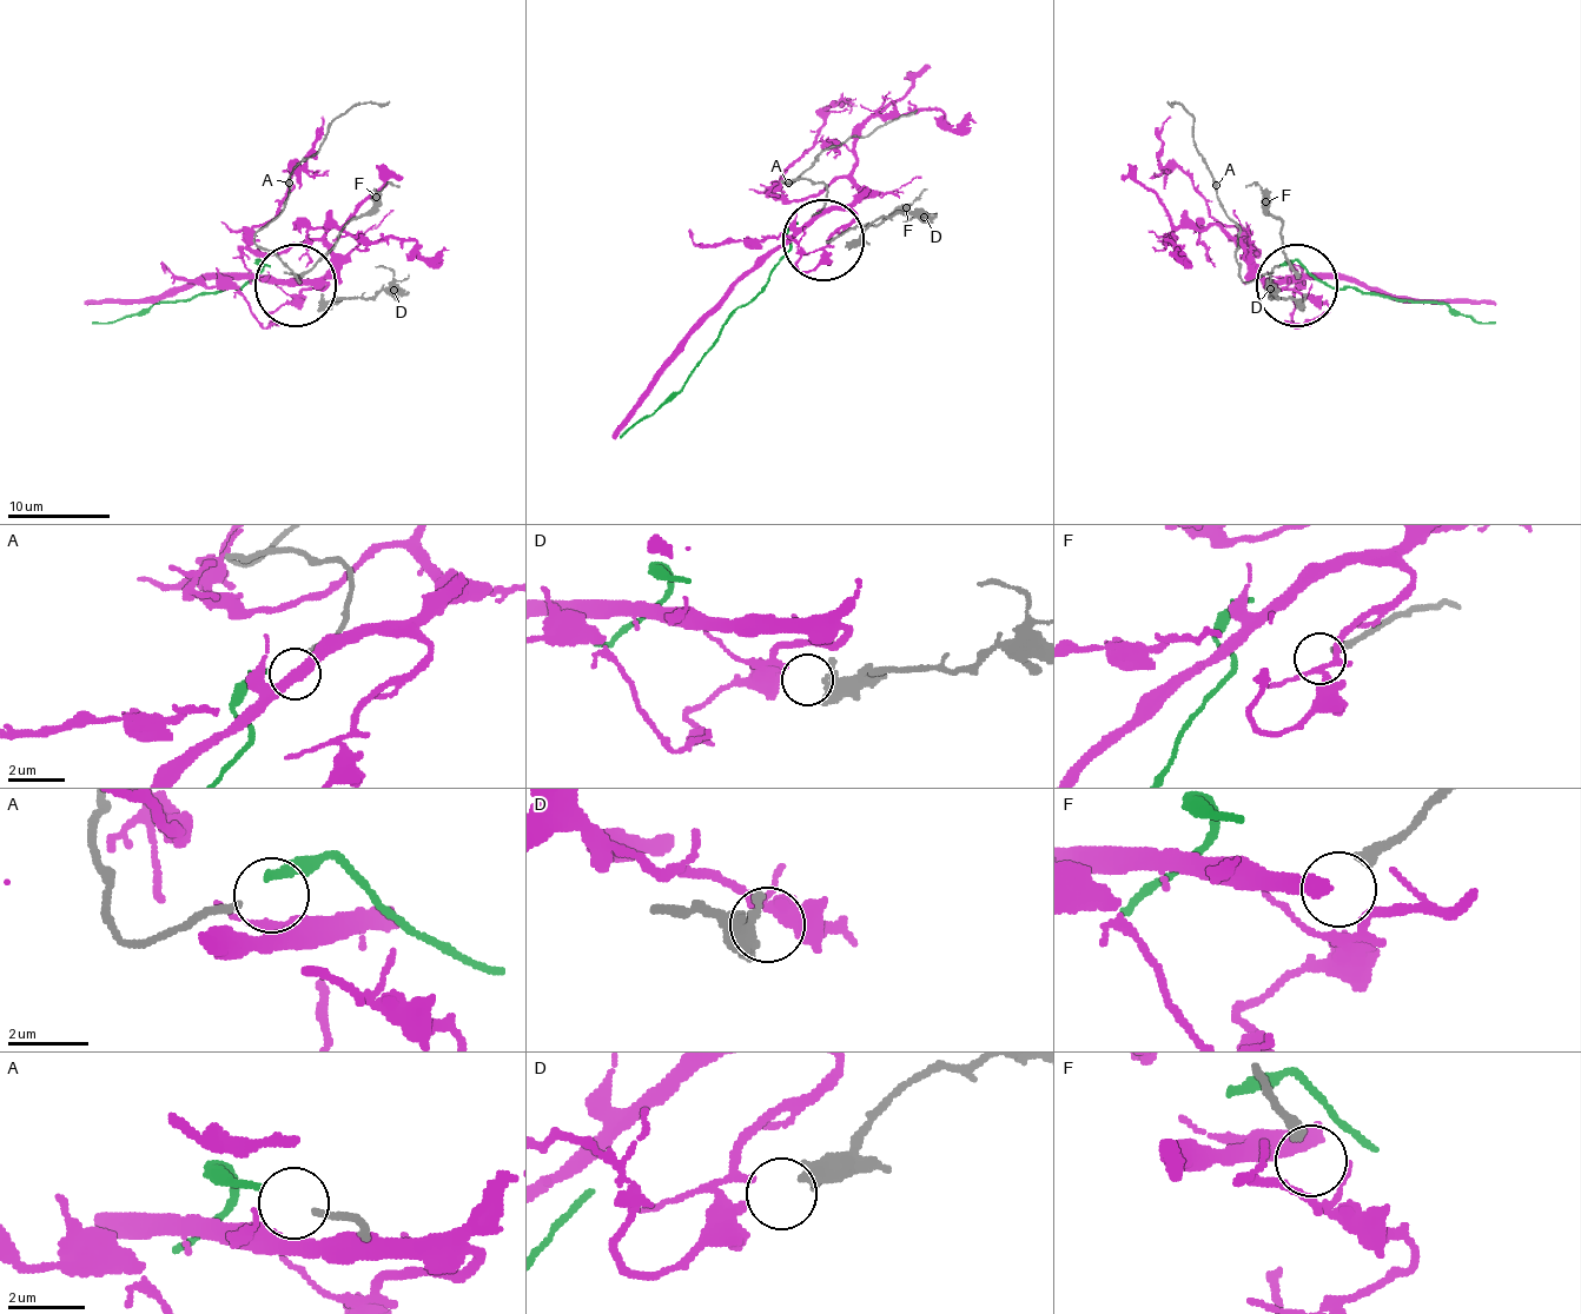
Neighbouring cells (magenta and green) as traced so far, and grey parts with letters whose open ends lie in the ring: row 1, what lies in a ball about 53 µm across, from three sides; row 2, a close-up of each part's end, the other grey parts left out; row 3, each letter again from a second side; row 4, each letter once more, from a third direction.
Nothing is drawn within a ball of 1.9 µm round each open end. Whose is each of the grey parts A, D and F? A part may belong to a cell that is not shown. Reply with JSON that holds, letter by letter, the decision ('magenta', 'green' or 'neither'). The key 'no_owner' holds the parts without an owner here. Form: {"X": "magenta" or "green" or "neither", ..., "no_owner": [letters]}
{"A": "green", "D": "magenta", "F": "neither", "no_owner": ["F"]}

